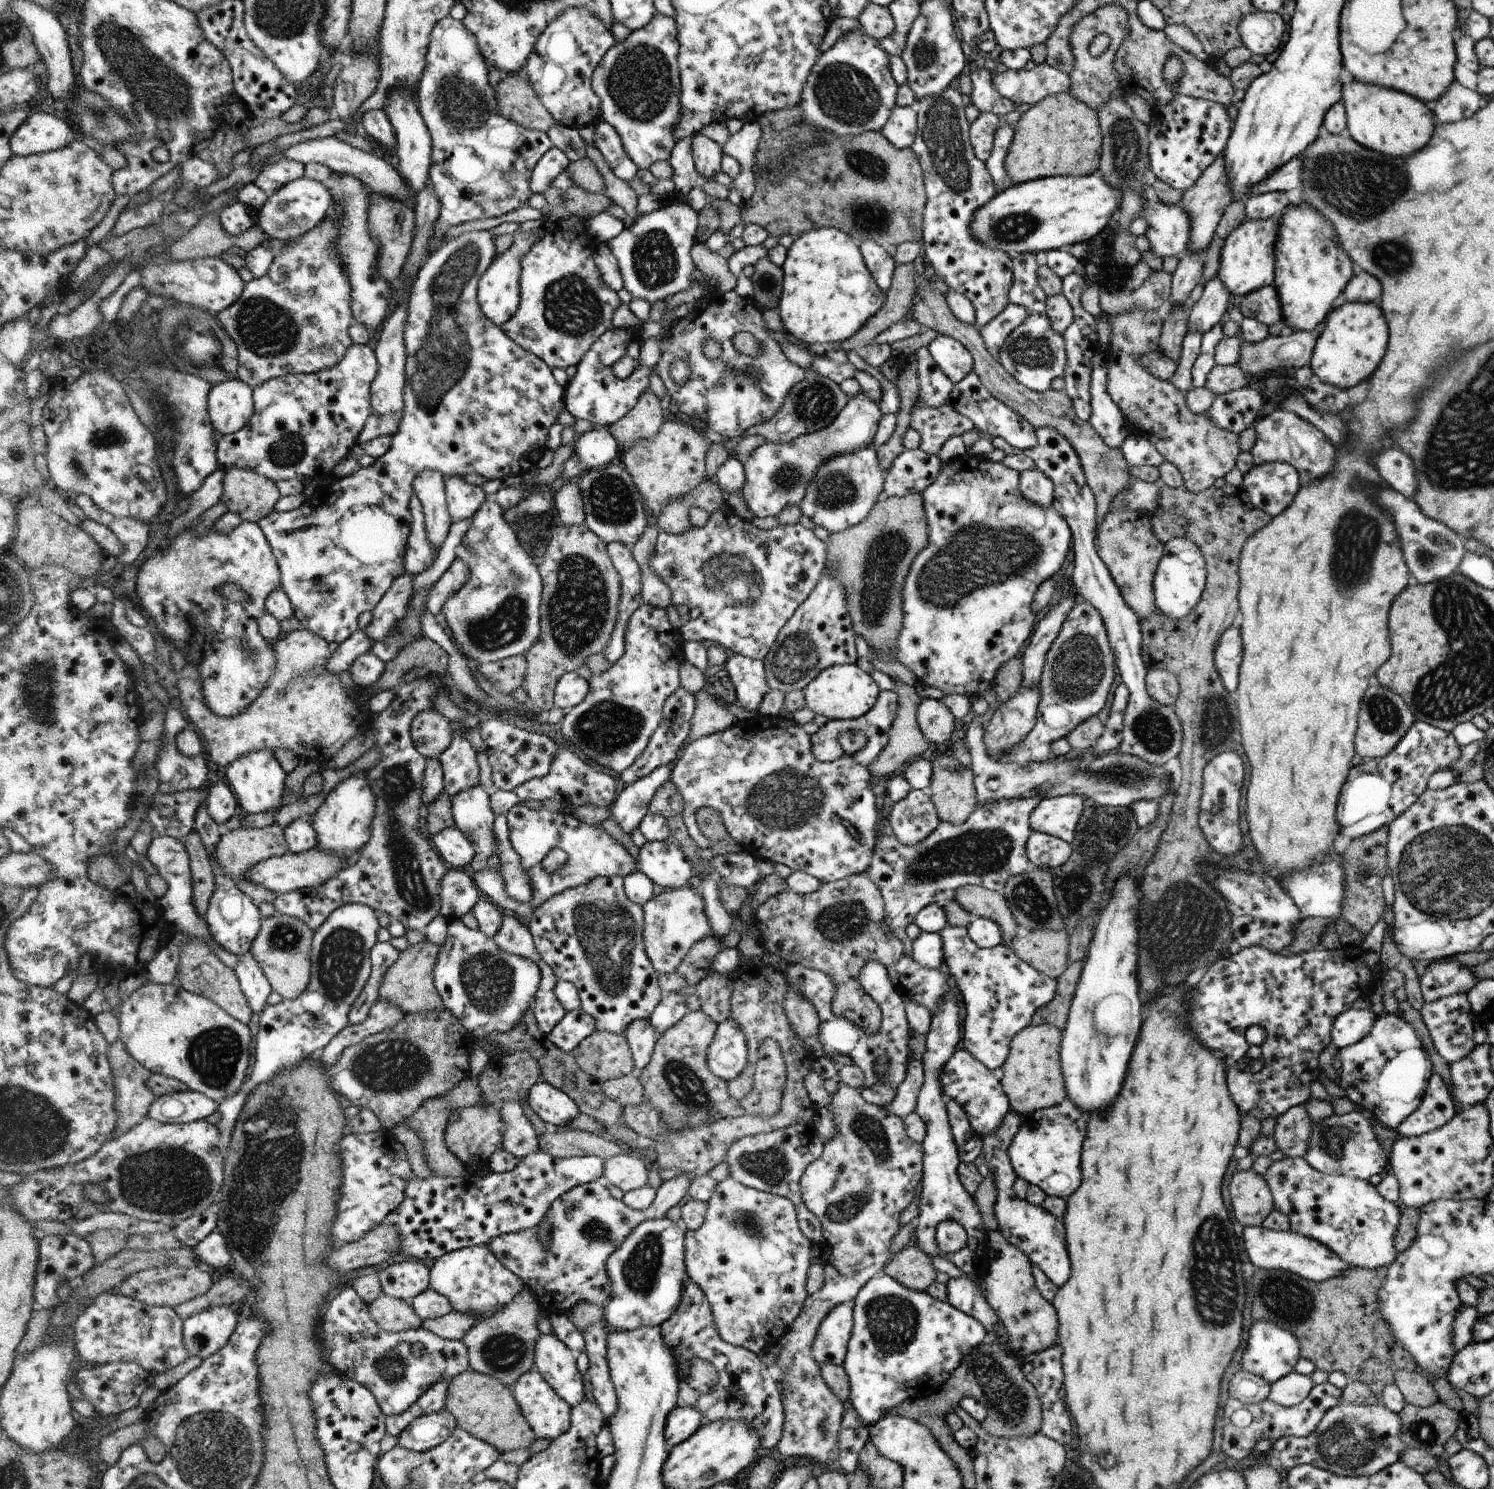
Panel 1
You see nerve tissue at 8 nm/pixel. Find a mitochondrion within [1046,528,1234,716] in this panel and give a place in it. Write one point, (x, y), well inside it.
(1080, 666)

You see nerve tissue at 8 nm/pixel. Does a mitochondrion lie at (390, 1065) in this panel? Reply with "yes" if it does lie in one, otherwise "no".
yes

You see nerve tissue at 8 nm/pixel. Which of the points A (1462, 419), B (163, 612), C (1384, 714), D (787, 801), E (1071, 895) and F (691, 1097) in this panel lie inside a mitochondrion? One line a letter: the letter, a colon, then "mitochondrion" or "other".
A: mitochondrion
B: other
C: mitochondrion
D: mitochondrion
E: mitochondrion
F: mitochondrion

